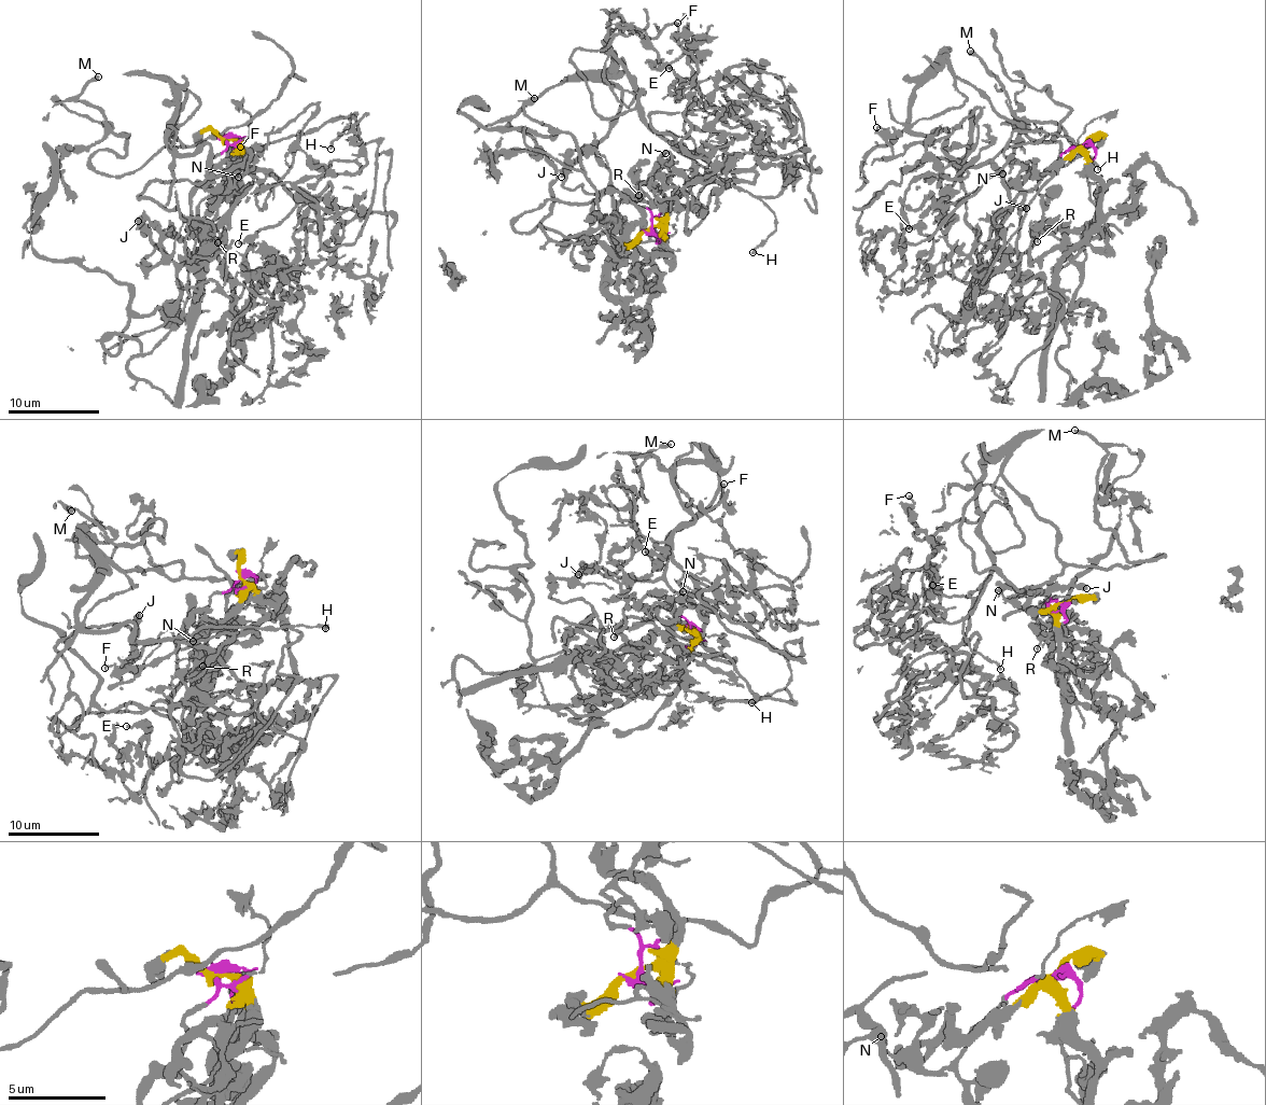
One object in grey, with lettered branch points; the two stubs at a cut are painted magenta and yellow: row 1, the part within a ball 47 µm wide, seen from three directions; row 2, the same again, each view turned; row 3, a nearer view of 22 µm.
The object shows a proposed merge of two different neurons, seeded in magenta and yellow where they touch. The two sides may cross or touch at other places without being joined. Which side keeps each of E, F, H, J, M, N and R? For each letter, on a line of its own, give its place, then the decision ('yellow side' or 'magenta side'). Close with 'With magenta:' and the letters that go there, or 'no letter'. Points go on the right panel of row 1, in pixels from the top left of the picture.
E: (909, 228) | magenta side
F: (876, 127) | magenta side
H: (1097, 169) | magenta side
J: (1026, 208) | magenta side
M: (970, 51) | magenta side
N: (1002, 173) | magenta side
R: (1037, 241) | magenta side
With magenta: E, F, H, J, M, N, R

